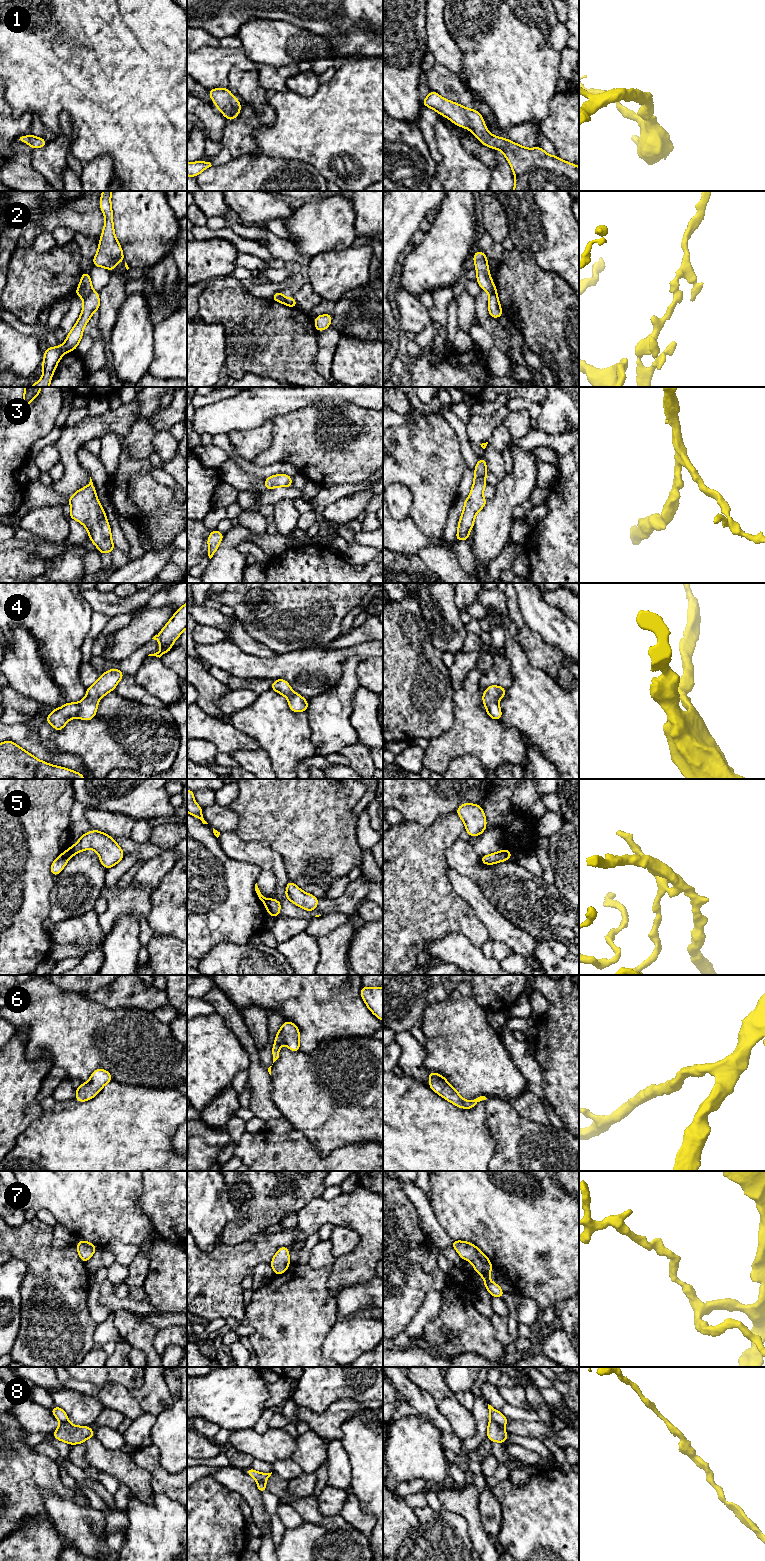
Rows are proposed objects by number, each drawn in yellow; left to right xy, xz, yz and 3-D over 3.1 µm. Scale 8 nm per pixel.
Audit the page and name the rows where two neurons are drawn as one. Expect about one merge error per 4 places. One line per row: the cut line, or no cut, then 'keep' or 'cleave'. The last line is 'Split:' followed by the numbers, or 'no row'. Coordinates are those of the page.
1: no cut | keep
2: xy (92, 290), (83, 298) | cleave
3: no cut | keep
4: no cut | keep
5: xy (68, 849), (71, 855) | cleave
6: no cut | keep
7: no cut | keep
8: yz (490, 1418), (501, 1427) | cleave
Split: 2, 5, 8

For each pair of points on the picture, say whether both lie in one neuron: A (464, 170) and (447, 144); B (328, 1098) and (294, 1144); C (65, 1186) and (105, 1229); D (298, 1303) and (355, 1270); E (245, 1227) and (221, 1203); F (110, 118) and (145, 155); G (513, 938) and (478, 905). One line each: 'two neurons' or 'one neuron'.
A: one neuron
B: two neurons
C: one neuron
D: two neurons
E: two neurons
F: one neuron
G: one neuron

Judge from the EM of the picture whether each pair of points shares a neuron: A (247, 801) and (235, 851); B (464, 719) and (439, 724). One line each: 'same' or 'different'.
A: different
B: different

